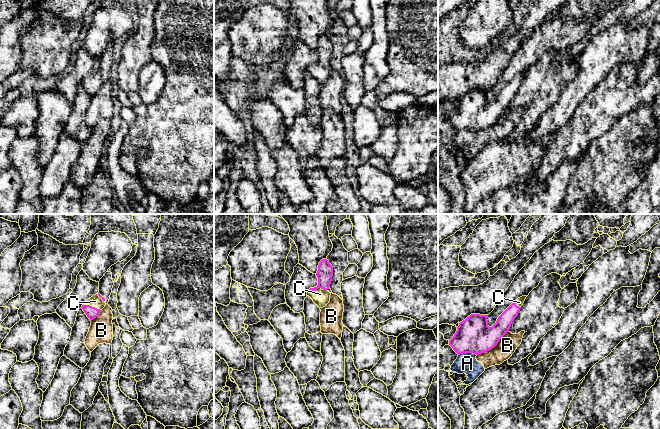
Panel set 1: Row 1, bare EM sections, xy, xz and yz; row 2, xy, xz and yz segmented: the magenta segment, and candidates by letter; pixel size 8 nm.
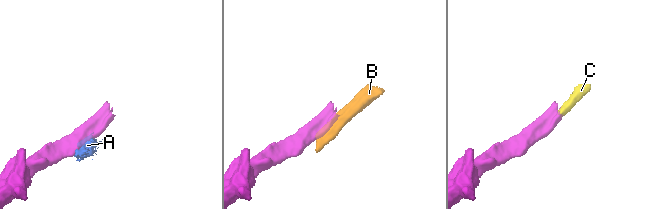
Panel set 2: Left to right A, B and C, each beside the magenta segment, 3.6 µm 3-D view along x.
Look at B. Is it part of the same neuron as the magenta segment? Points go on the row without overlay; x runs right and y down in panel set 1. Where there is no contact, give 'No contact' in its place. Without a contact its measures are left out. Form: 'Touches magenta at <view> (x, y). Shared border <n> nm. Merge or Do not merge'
Touches magenta at yz (493, 123). Shared border 320 nm. Do not merge

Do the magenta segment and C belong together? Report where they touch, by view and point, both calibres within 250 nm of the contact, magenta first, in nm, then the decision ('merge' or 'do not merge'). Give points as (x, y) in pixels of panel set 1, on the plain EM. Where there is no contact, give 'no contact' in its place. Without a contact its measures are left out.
meets magenta in xz at (317, 64); 130 nm thick on the magenta side, 140 nm on the other; merge

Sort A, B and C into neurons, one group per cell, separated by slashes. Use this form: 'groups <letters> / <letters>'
groups A B / C

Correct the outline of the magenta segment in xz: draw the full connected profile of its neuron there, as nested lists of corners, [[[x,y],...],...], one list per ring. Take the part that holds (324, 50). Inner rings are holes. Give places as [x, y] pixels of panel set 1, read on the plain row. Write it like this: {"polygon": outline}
{"polygon": [[[322,35],[319,38],[316,52],[318,54],[318,61],[308,66],[307,72],[309,72],[319,84],[323,84],[330,77],[331,69],[328,65],[333,53],[333,43],[327,35]]]}

